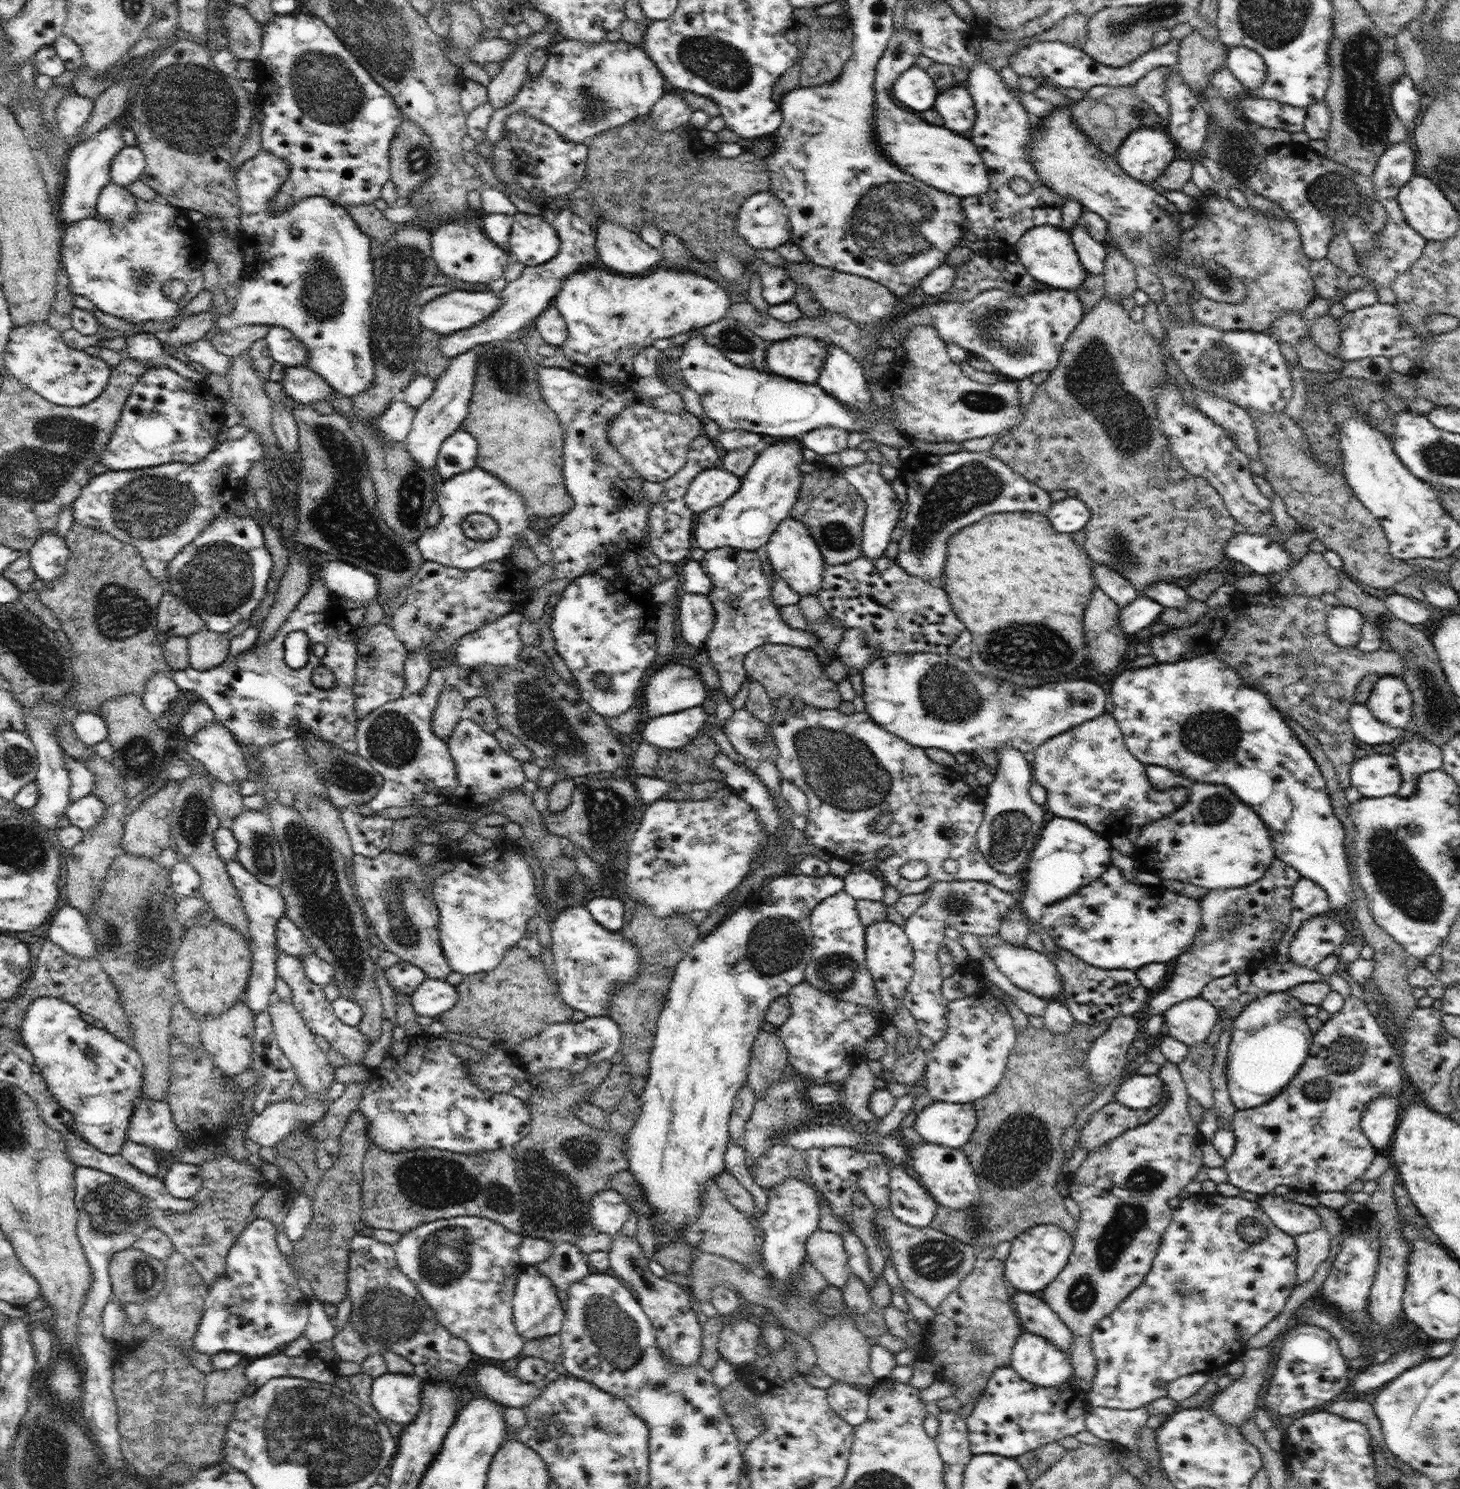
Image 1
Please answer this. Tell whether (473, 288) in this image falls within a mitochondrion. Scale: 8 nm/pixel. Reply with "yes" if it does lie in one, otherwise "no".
no

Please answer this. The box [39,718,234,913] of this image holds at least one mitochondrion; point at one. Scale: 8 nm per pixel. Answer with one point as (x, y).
(139, 760)

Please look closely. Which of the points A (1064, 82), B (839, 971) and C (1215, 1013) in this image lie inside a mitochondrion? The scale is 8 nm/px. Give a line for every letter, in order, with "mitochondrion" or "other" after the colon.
A: other
B: mitochondrion
C: other

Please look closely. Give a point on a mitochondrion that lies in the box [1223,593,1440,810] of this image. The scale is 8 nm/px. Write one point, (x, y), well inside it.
(1383, 619)

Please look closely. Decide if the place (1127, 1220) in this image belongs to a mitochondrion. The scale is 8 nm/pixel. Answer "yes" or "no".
yes

